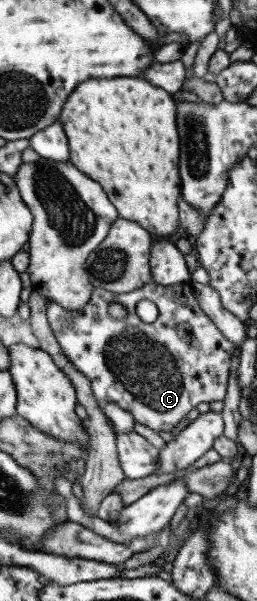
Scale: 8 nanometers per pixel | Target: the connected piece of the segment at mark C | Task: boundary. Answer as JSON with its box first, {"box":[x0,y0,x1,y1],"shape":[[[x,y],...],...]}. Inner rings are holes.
{"box":[48,281,239,432],"shape":[[[151,281],[137,292],[119,296],[109,290],[93,288],[89,302],[78,312],[67,310],[52,300],[48,301],[48,321],[58,340],[61,350],[77,367],[83,376],[91,381],[93,394],[101,404],[115,403],[123,410],[130,412],[136,422],[156,432],[170,432],[186,418],[187,414],[197,409],[201,402],[224,400],[229,376],[229,364],[233,351],[239,347],[231,342],[201,308],[197,297],[193,294],[190,282],[172,286],[160,286]],[[121,300],[128,313],[125,318],[115,320],[109,316],[110,302]],[[140,300],[151,300],[157,305],[159,314],[155,322],[145,323],[133,313]]]}

